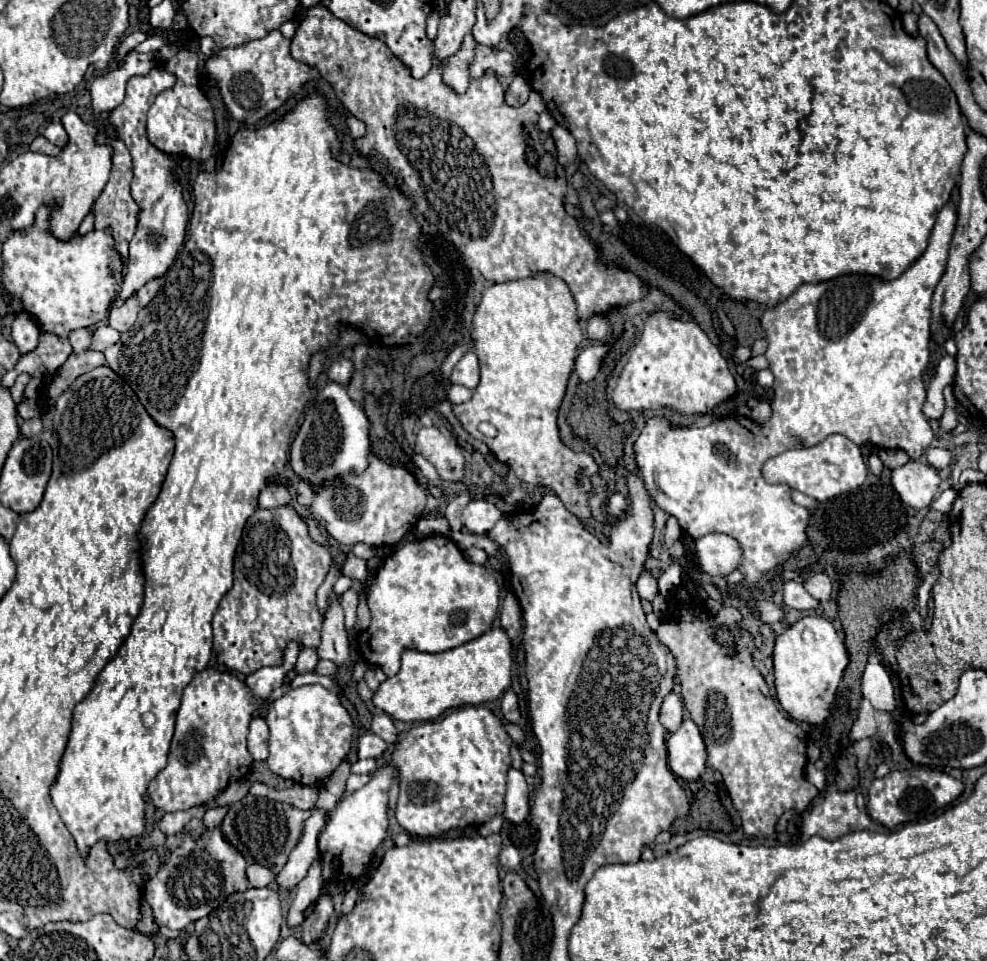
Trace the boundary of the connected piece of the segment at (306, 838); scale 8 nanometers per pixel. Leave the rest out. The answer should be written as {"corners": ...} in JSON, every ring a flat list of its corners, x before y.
{"corners":[[320,806,312,808,310,816,306,818,302,826,302,836,296,848,290,852,288,862,276,874,278,890,292,892,308,876,308,870,318,862,320,858,318,856,318,834,326,824,326,816,328,816,328,810]]}

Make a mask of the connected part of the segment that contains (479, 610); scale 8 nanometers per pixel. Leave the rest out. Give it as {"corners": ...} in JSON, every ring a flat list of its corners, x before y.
{"corners":[[448,536,406,542,378,570,368,590,370,626,359,635,362,654,388,678,400,670,404,650,444,652,484,634,496,618,500,588,492,572,472,564]]}

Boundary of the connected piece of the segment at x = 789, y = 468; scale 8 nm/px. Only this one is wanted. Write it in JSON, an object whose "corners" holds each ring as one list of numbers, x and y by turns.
{"corners":[[832,434,824,442,812,448,786,450,764,464,766,482,772,482,772,484,784,482,794,490,800,490,806,496,812,496,818,502,826,502,840,494,858,490,864,484,866,474,868,474,868,466,864,464,860,448,840,434]]}

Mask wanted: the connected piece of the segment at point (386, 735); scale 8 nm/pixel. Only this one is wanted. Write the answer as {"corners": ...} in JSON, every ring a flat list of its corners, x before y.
{"corners":[[376,714,372,718,372,726,370,726,370,732,378,734,382,740,386,740,388,744,394,744,396,742,396,728,394,728,394,722,388,714]]}

